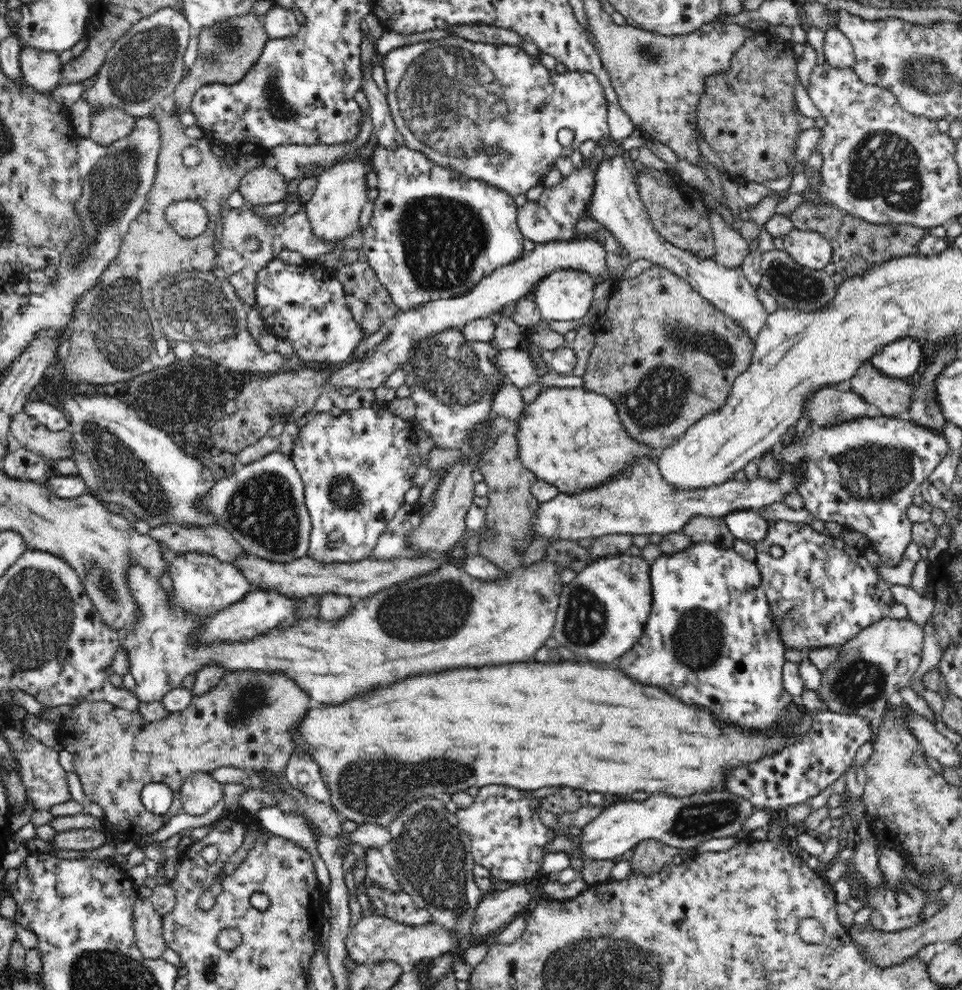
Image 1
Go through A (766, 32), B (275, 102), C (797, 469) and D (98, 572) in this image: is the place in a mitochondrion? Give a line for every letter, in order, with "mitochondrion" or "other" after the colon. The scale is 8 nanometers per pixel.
A: other
B: mitochondrion
C: other
D: mitochondrion

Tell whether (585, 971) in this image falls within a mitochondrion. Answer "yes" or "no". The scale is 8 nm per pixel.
yes

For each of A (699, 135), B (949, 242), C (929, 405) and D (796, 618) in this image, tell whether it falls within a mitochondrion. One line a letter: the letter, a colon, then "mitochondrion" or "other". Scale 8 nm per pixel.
A: other
B: other
C: mitochondrion
D: mitochondrion

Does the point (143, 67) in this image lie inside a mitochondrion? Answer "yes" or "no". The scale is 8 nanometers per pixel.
yes

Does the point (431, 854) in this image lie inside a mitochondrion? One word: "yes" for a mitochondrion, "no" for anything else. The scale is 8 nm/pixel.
yes

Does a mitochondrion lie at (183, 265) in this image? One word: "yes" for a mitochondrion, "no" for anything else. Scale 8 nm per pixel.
yes

